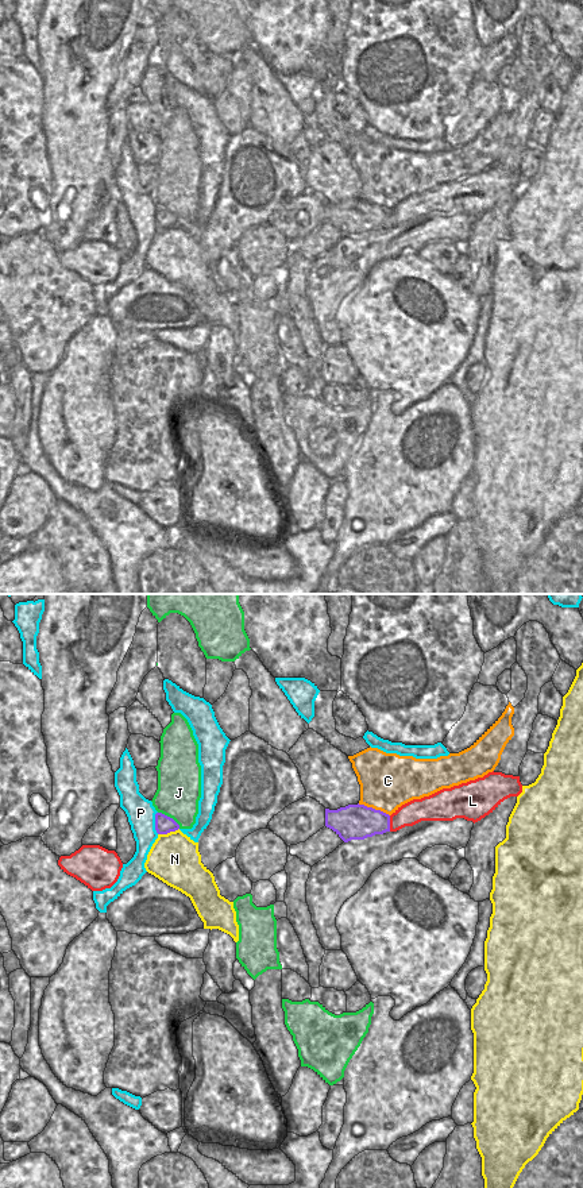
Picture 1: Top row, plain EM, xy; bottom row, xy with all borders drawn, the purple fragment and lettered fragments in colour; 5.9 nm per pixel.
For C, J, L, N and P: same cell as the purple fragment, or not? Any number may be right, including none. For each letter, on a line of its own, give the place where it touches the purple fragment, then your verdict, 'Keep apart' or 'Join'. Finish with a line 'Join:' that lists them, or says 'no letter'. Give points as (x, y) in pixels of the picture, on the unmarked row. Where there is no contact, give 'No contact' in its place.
C: Touches purple at xy (374, 204). Keep apart
J: Touches purple at xy (169, 212). Keep apart
L: Touches purple at xy (389, 219). Keep apart
N: Touches purple at xy (168, 227). Keep apart
P: Touches purple at xy (155, 218). Keep apart
Join: no letter.

